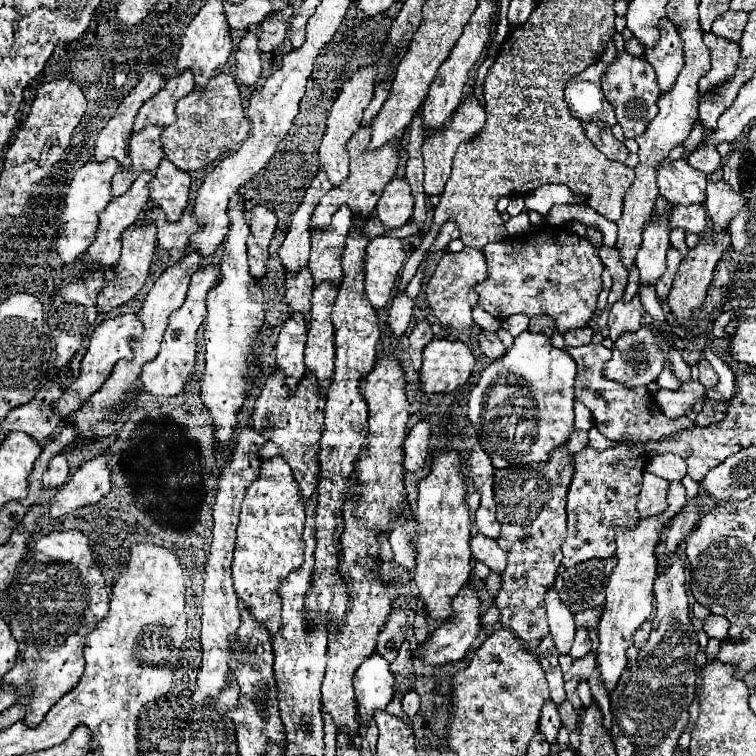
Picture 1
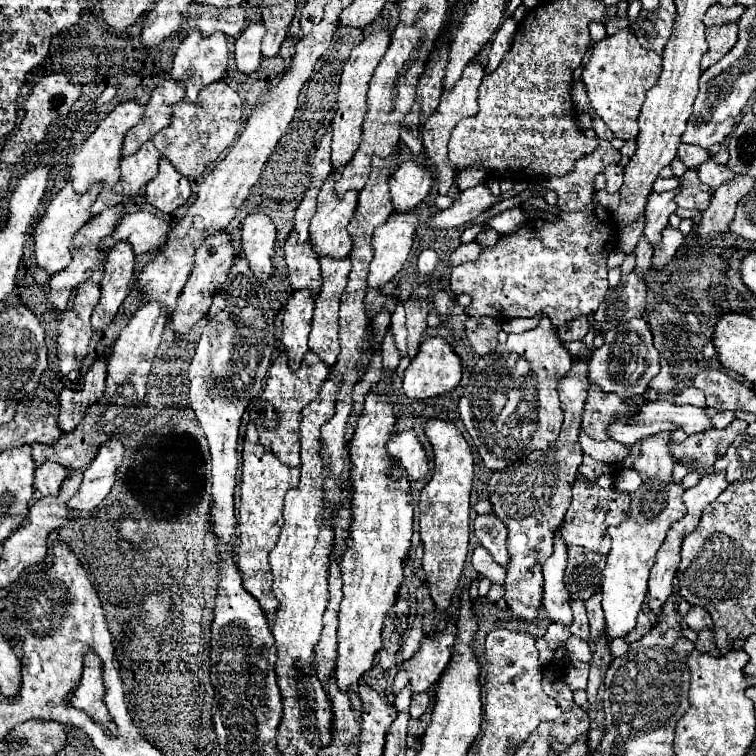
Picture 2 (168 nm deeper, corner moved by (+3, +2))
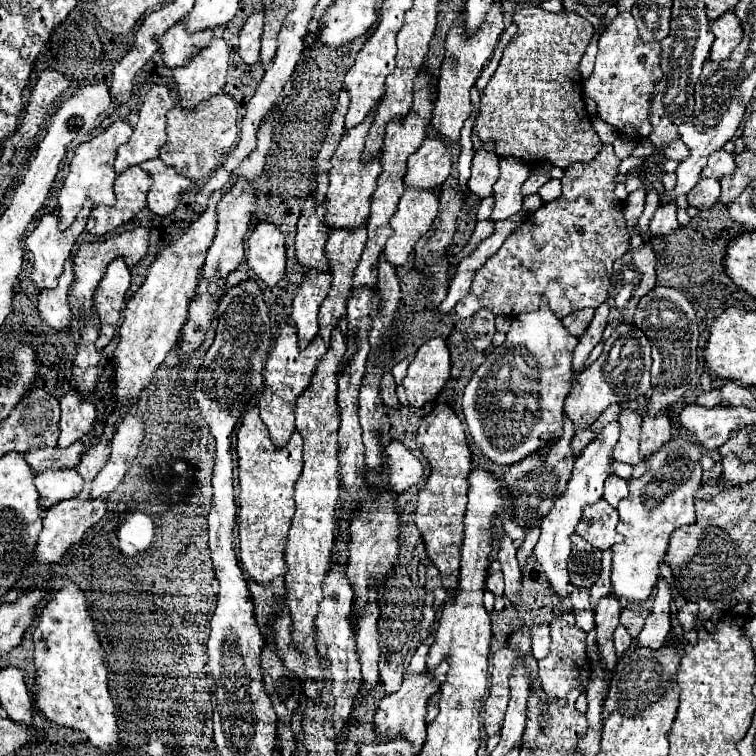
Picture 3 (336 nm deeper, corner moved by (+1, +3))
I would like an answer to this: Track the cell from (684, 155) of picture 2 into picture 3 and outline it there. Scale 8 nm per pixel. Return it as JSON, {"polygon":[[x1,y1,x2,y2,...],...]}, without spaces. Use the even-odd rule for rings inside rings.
{"polygon":[[675,140,671,146,665,148,665,158,669,158,669,160,683,162,687,156,689,156,689,148,681,140]]}

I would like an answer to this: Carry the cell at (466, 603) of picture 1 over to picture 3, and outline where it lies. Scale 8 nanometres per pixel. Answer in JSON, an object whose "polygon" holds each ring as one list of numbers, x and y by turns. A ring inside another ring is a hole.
{"polygon":[[441,662,437,668,433,670,425,670,425,672,419,672,419,674,405,674,403,678,403,684,397,692,385,696,377,708,377,714,375,714,375,730,377,734,387,734,387,736,401,736,405,740,409,740,413,744,413,750,415,754,419,754,423,742,425,742,425,704,427,704,427,698,439,690,441,682,445,680,445,674,447,674,447,662]]}

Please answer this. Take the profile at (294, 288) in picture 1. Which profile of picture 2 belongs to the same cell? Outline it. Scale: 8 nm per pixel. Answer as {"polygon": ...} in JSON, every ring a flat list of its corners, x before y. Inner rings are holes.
{"polygon":[[291,231,285,243,285,261,289,267,289,281,293,289,309,287,313,291,321,289,321,269,319,269,319,255,313,251,311,241,299,243,297,233]]}

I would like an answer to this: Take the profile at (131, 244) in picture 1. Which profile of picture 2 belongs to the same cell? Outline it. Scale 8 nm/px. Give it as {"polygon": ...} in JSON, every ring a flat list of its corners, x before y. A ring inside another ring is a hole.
{"polygon":[[117,243,107,253,103,279,99,283,101,301,95,307,93,317,91,317,93,331,105,329,111,323,111,319,115,317,121,303,125,301,125,297,129,295,131,285,135,283,133,267,135,267,135,255,133,255,129,243]]}

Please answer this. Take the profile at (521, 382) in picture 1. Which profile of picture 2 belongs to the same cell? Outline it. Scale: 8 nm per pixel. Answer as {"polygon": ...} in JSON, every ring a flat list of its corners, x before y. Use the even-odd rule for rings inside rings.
{"polygon":[[545,315,541,317,535,329,529,329,519,335,509,335,509,339,497,345,493,353,487,353,477,361,469,377,469,383,463,391,463,397,459,399,459,415,485,467,489,467,491,471,501,471,511,461,517,461,531,451,537,449,545,451,549,443,557,439,563,423,563,411,559,407,559,397,557,397,557,381,567,375,571,363,573,363,571,353,563,347,549,317]]}

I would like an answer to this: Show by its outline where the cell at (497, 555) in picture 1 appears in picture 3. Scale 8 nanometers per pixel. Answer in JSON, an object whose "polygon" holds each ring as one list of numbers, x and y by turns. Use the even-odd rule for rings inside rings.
{"polygon":[[493,572,487,578,487,590,491,590,495,596,503,596,503,574,501,572]]}

